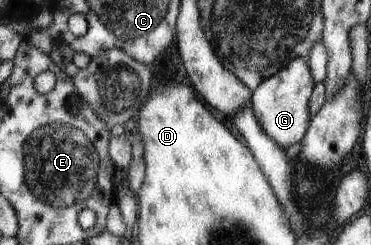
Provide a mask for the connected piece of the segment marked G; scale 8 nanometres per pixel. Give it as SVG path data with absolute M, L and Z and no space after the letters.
M297 57L253 89L252 109L259 124L284 149L296 142L302 142L313 122L312 114L309 113L309 98L314 86L314 77L307 59Z

